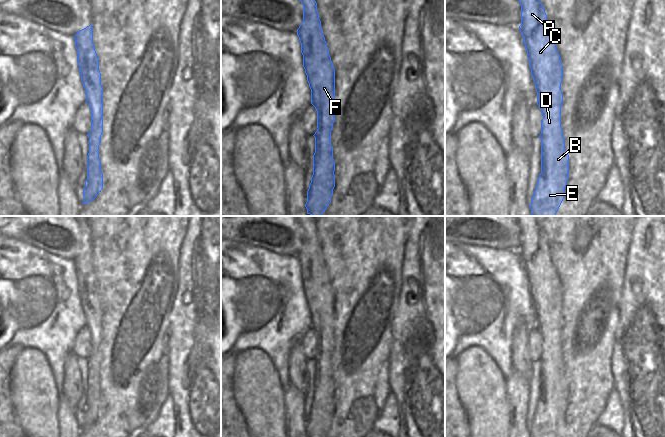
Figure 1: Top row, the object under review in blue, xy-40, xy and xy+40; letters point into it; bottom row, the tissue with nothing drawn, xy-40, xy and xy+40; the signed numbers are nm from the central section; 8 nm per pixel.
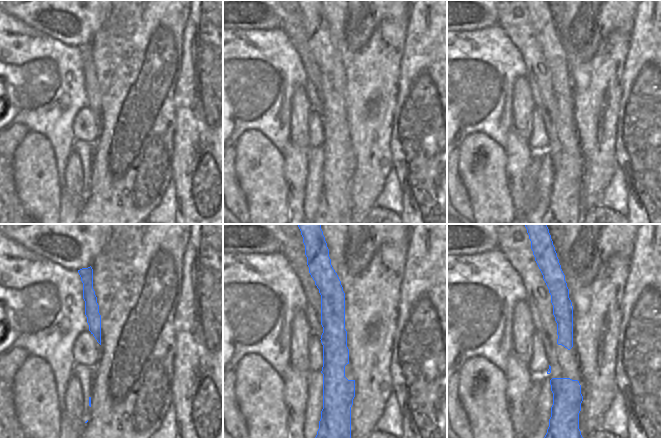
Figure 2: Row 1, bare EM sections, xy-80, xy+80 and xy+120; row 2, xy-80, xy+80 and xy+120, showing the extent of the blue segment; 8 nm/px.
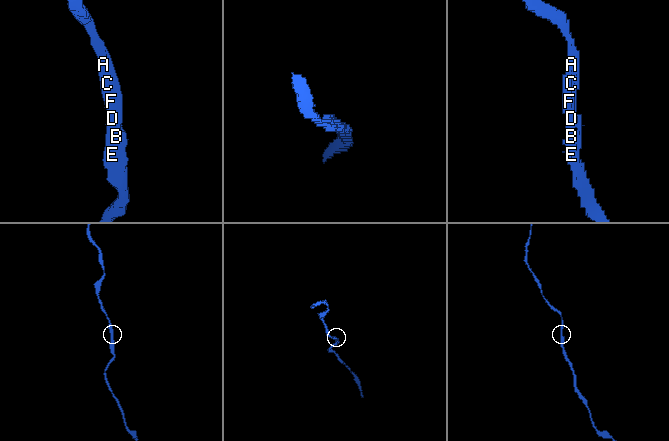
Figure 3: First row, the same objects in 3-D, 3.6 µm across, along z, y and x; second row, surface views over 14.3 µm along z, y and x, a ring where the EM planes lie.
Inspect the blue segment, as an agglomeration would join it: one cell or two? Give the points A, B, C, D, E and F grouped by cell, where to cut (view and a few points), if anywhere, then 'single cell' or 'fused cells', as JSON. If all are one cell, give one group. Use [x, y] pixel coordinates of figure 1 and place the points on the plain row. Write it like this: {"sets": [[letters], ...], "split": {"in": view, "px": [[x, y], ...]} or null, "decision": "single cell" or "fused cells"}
{"sets": [["A", "B", "C", "D", "E", "F"]], "split": null, "decision": "single cell"}

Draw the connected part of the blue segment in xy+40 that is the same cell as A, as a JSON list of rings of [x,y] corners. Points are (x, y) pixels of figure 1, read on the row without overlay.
[[[515,216],[521,229],[519,254],[529,283],[541,333],[541,397],[529,431],[531,437],[557,437],[569,403],[569,379],[561,351],[563,289],[551,261],[539,216]]]

